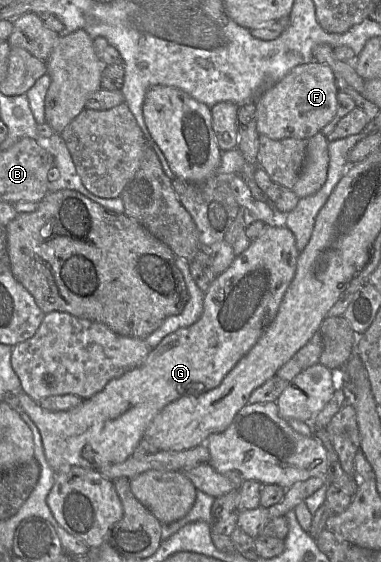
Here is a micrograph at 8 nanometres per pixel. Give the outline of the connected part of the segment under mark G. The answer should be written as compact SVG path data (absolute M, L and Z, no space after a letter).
M266 226L263 232L250 242L248 248L235 256L231 265L210 282L204 294L200 318L192 325L166 335L151 349L140 365L109 381L100 392L84 399L72 409L56 412L43 409L23 391L17 392L19 409L26 412L38 428L46 460L55 473L73 466L98 471L103 467L124 462L132 457L135 448L143 439L147 426L167 404L183 395L198 395L217 387L275 319L295 276L299 254L295 236L290 229L286 226Z

